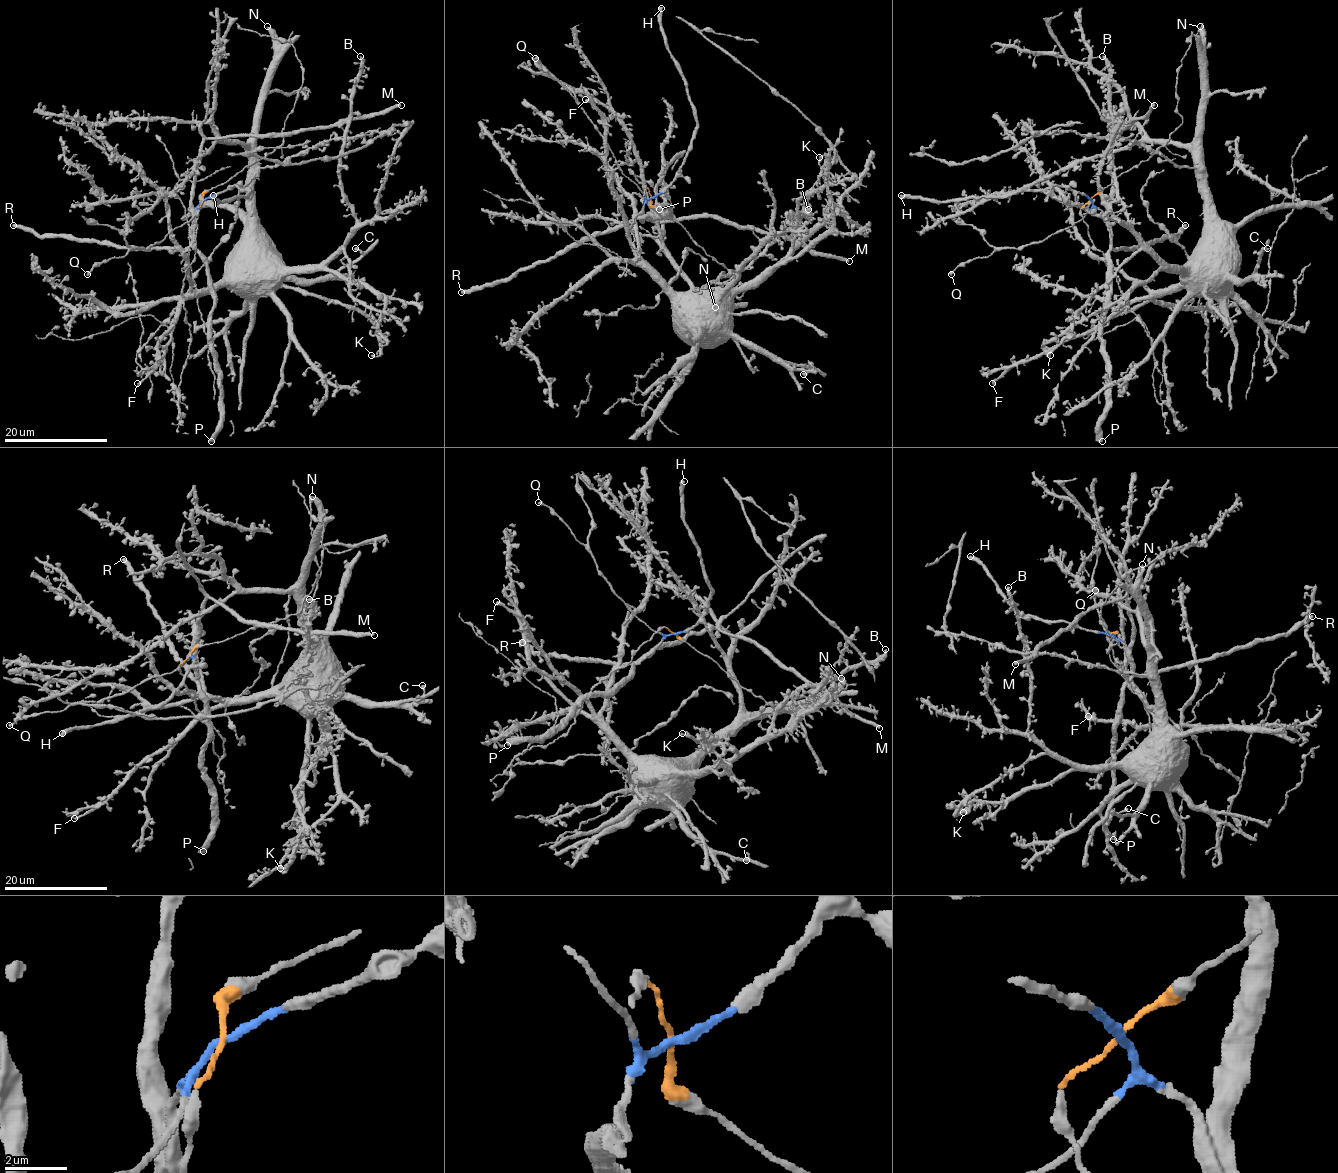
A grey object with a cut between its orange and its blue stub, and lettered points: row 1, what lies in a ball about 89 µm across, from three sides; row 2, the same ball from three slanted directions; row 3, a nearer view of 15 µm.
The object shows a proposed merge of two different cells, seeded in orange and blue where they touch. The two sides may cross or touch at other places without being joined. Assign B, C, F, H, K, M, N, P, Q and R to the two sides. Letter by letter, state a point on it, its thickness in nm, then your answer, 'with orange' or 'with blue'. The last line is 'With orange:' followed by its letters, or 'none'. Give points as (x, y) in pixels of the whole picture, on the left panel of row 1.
B: at (360, 56); 400 nm thick; with orange
C: at (355, 248); 420 nm thick; with orange
F: at (137, 383); 440 nm thick; with orange
H: at (213, 195); 600 nm thick; with blue
K: at (371, 355); 280 nm thick; with orange
M: at (401, 105); 480 nm thick; with blue
N: at (267, 26); 380 nm thick; with orange
P: at (211, 441); 550 nm thick; with blue
Q: at (87, 274); 400 nm thick; with blue
R: at (13, 225); 500 nm thick; with blue
With orange: B, C, F, K, N

